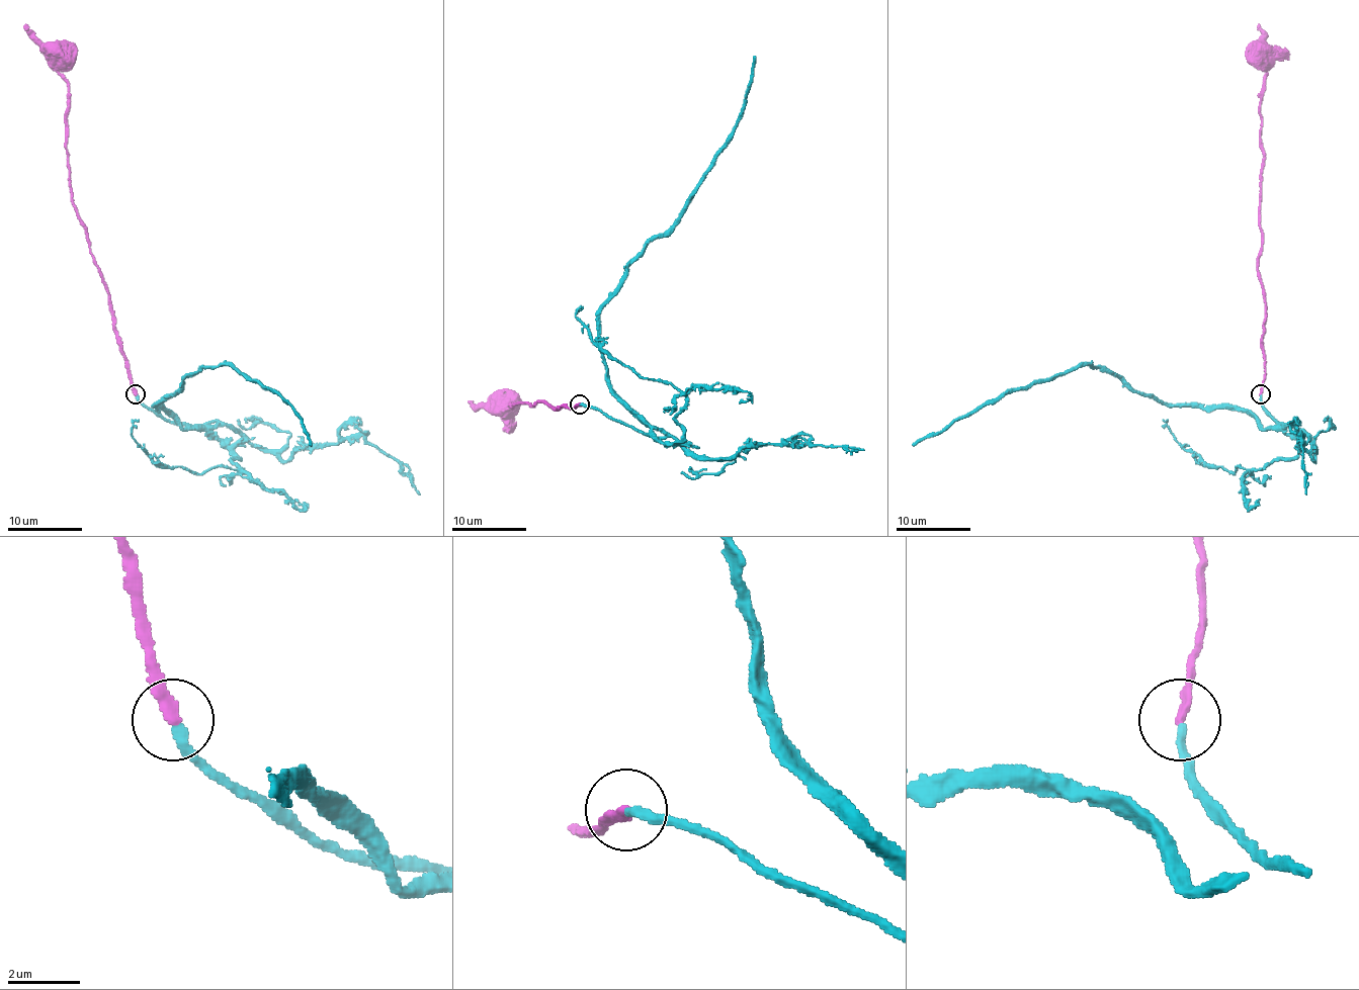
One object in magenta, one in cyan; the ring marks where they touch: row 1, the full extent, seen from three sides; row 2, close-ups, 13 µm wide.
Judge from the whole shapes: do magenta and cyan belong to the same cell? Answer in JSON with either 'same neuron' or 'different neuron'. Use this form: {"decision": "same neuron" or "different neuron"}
{"decision": "same neuron"}

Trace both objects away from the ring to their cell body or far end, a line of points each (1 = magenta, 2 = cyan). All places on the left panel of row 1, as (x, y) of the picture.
1: (136, 393), (115, 330), (109, 294), (87, 242), (87, 227), (72, 198), (65, 148), (68, 88), (61, 55)
2: (136, 395), (166, 420), (221, 424), (184, 429), (155, 404), (203, 367), (232, 365), (293, 409), (311, 444)

